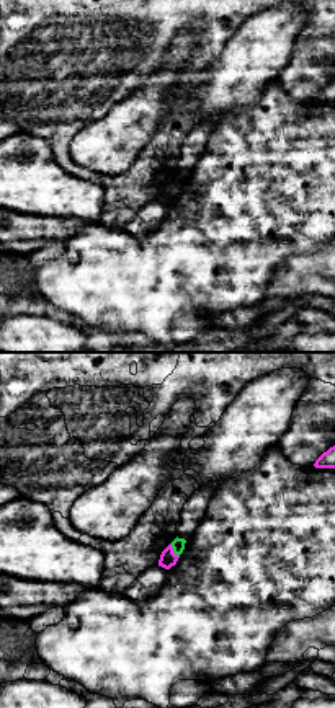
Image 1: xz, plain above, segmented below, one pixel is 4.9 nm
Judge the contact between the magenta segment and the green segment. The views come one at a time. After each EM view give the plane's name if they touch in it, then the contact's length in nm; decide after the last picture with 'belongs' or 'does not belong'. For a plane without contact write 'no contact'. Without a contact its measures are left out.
contact in xz; length 80 nm

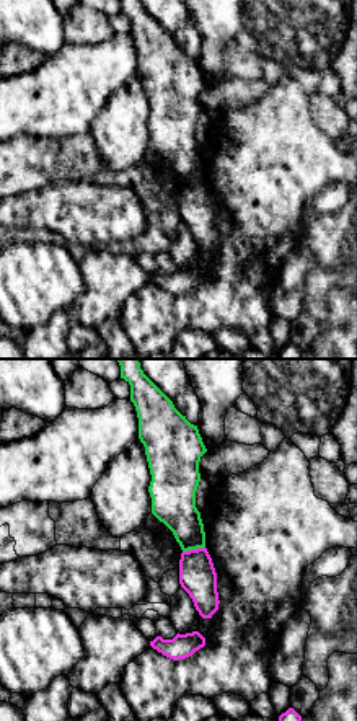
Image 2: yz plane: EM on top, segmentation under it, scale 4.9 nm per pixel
contact in yz; length 110 nm

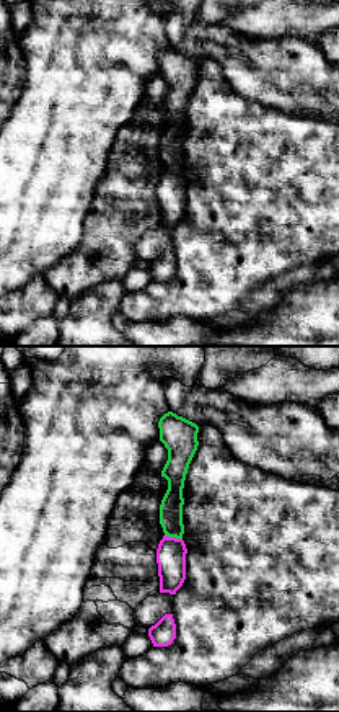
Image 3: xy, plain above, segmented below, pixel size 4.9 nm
contact in xy; length 90 nm

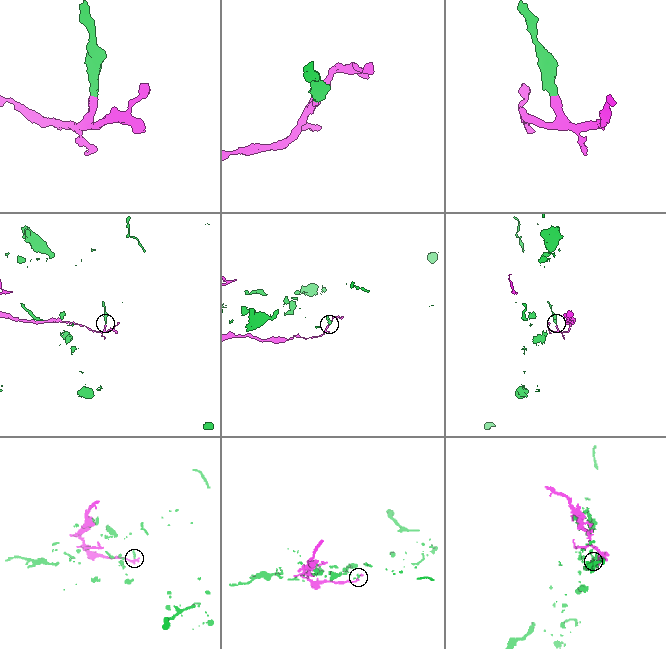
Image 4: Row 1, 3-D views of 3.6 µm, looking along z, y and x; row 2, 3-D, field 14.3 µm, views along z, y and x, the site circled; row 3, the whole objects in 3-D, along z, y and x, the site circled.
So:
does not belong

